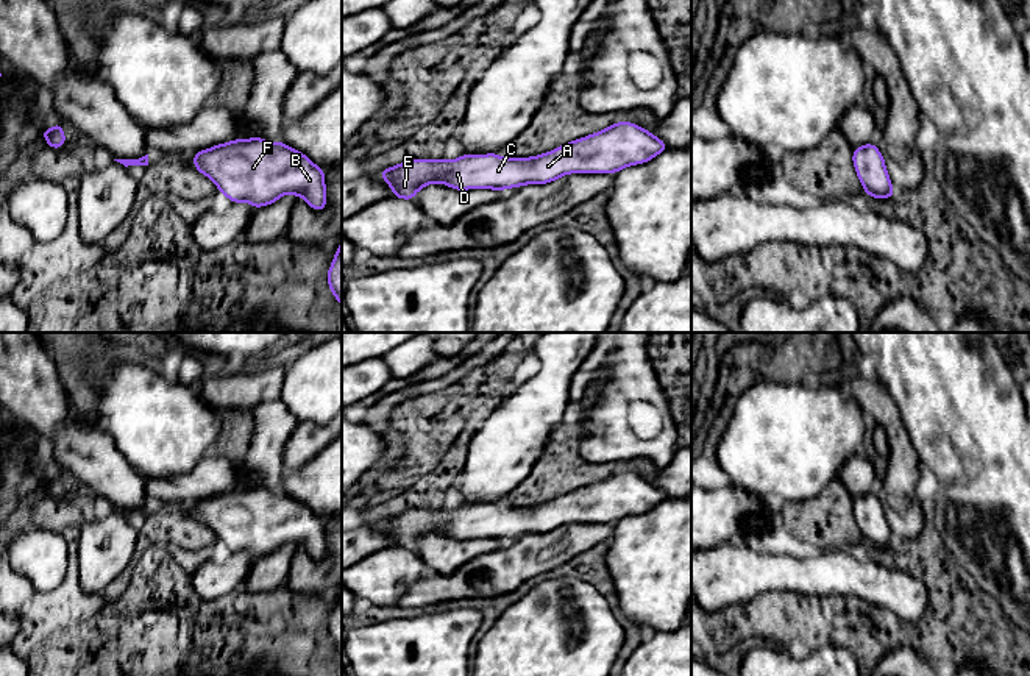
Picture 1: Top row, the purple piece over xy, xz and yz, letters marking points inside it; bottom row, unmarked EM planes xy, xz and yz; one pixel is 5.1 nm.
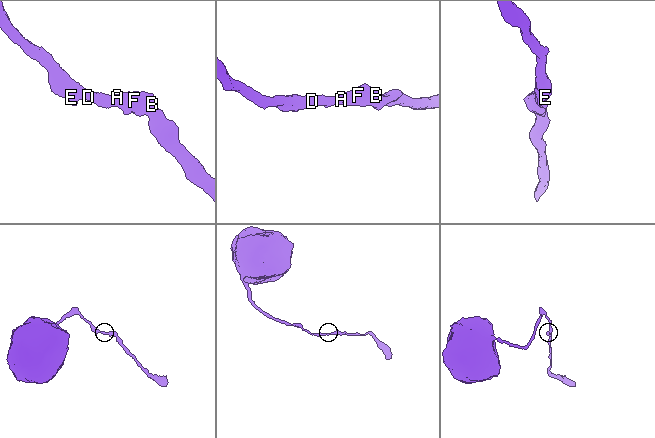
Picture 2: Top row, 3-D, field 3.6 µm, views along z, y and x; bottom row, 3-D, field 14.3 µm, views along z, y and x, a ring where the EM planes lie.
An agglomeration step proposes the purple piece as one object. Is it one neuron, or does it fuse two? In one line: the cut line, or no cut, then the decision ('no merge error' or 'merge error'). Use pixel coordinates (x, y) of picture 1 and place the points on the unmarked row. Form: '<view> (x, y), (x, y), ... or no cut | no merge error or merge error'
no cut | no merge error

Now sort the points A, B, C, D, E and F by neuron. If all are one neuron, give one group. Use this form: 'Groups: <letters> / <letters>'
Groups: A B C D E F

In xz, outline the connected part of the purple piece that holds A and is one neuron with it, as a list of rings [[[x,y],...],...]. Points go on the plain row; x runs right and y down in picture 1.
[[[616,471],[599,482],[593,482],[582,489],[566,492],[565,495],[554,498],[532,507],[501,507],[498,503],[488,504],[462,504],[457,509],[431,511],[431,509],[407,509],[395,517],[381,520],[379,525],[392,537],[393,546],[414,550],[415,543],[432,532],[446,534],[457,540],[467,539],[498,539],[506,540],[509,537],[518,537],[526,534],[546,534],[566,523],[612,523],[618,520],[645,514],[665,501],[668,495],[646,481],[640,475],[630,471]]]

